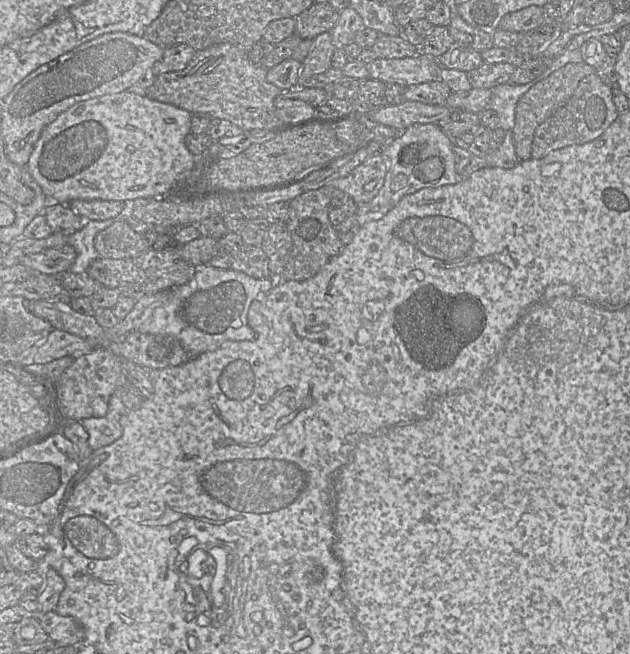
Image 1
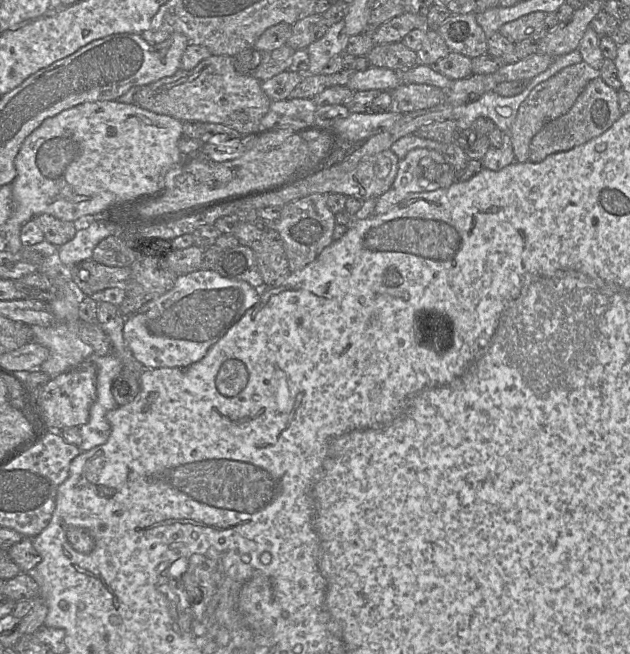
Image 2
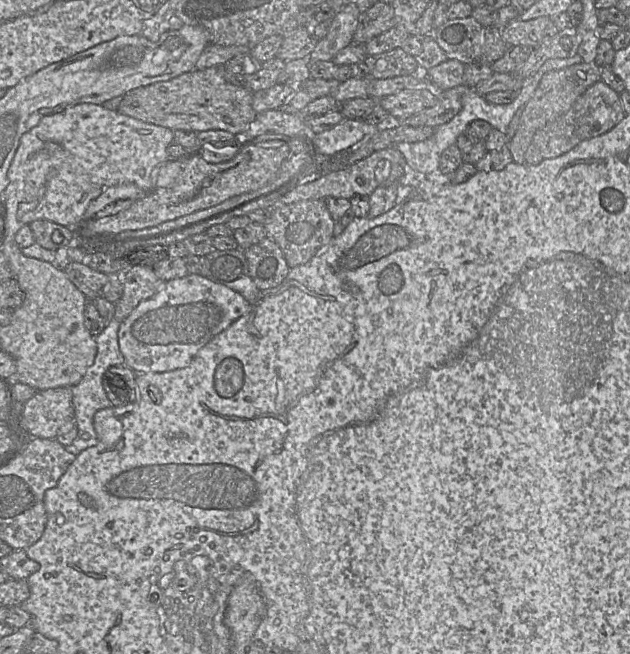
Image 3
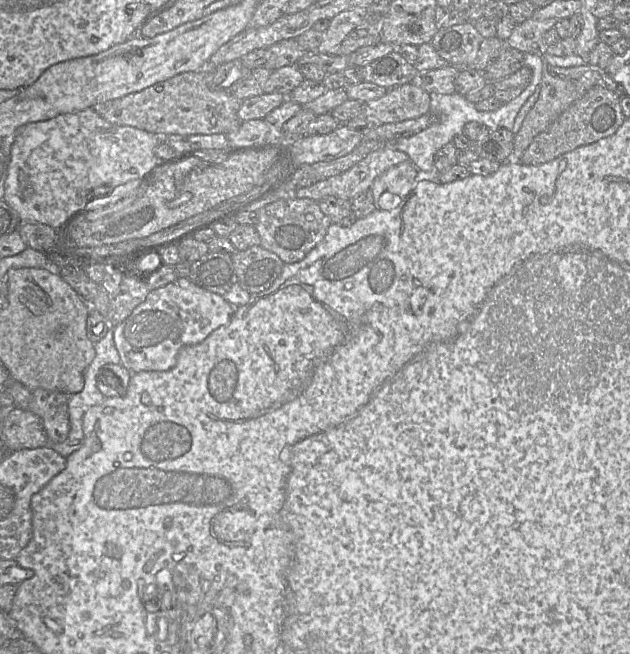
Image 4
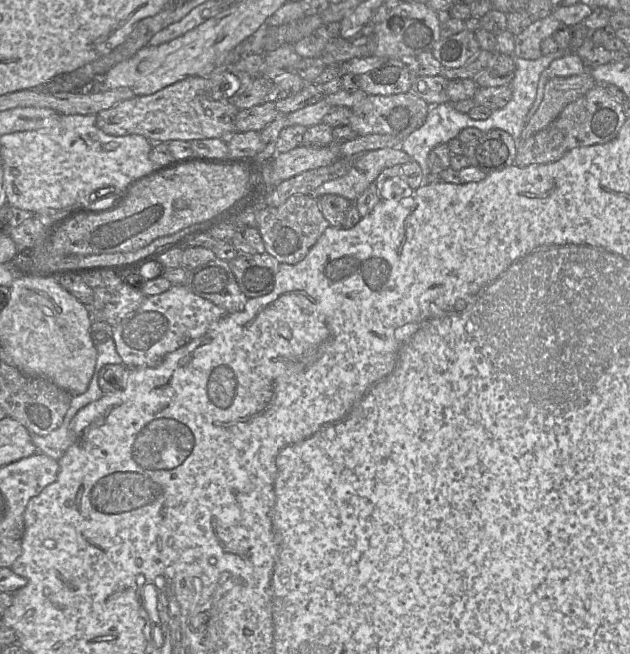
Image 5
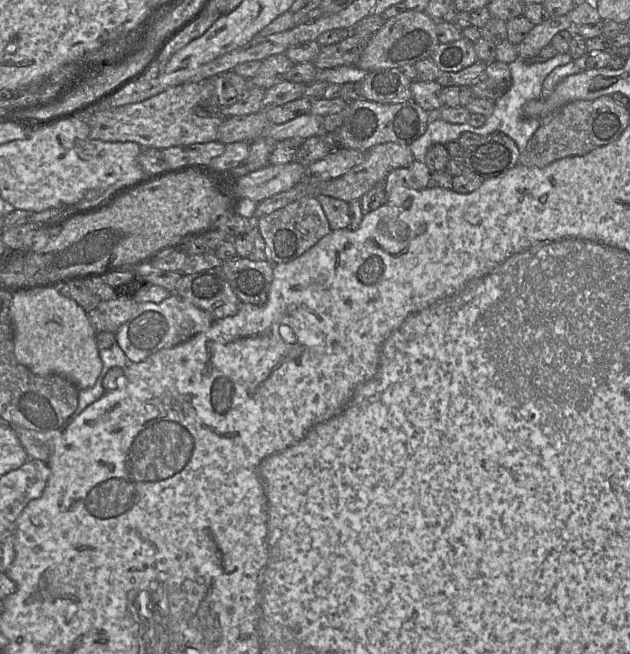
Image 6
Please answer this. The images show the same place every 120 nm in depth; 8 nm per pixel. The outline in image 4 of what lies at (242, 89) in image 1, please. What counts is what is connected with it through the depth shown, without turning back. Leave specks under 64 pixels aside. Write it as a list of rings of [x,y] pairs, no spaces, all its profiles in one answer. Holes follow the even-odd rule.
[[[207,65],[205,68],[193,72],[178,74],[163,82],[159,82],[144,90],[110,100],[94,108],[107,122],[118,126],[131,126],[161,137],[172,134],[183,136],[229,134],[237,131],[242,124],[238,116],[241,102],[233,95],[222,90],[212,88],[212,68],[218,66]]]

